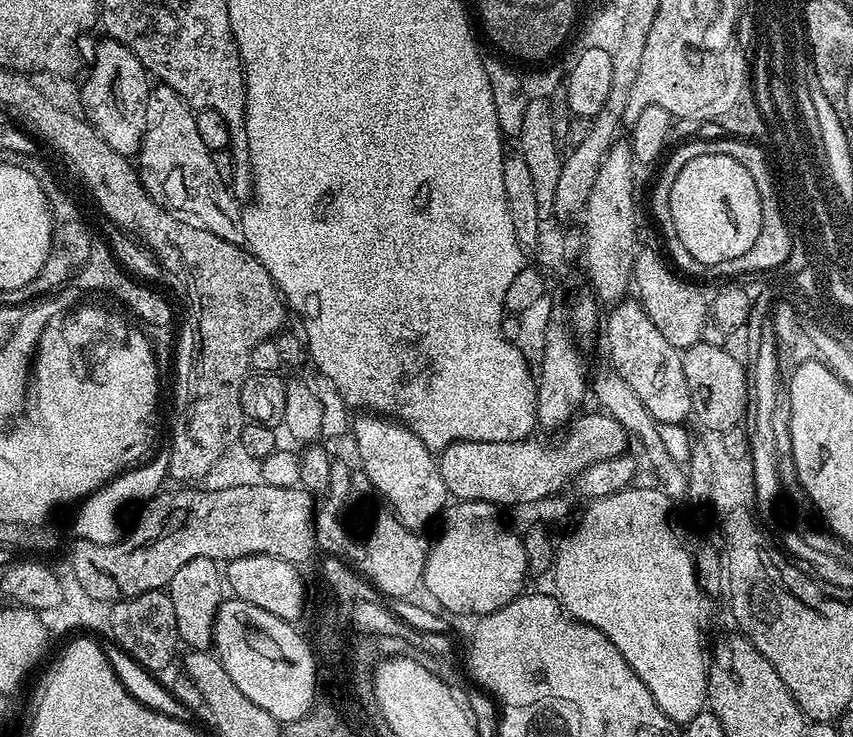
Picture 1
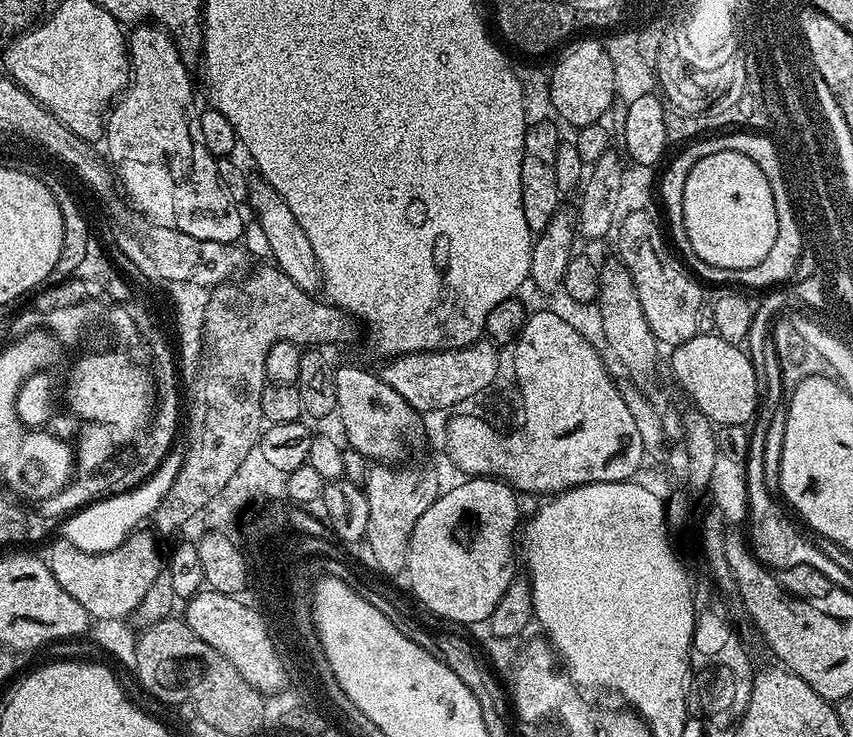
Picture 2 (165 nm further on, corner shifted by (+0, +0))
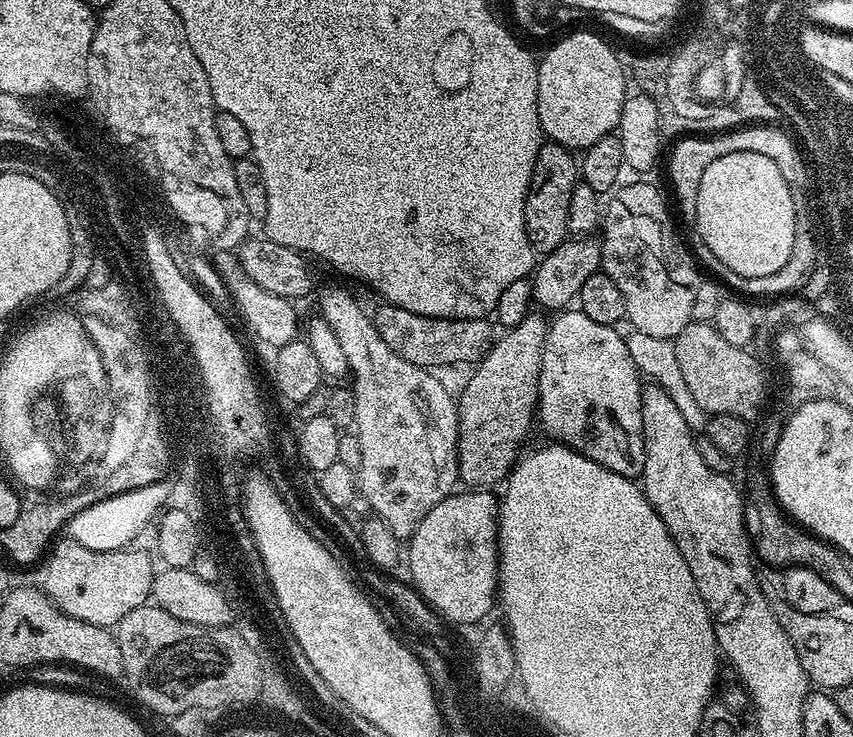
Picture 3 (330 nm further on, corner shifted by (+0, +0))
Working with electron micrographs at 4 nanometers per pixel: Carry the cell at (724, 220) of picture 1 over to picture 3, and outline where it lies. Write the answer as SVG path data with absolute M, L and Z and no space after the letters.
M736 152L725 154L710 163L703 171L702 180L698 185L697 216L694 223L695 235L702 238L702 242L709 248L714 257L722 262L724 267L732 270L740 280L744 278L760 278L767 281L769 278L776 278L784 272L786 262L794 260L796 253L796 213L798 209L794 198L790 194L790 186L786 178L782 178L782 170L778 170L778 165L771 158L766 158L765 154L756 152Z

